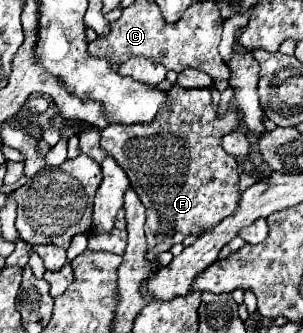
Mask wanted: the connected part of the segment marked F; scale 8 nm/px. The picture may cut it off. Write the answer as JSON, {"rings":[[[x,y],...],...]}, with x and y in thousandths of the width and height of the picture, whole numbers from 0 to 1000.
{"rings":[[[578,255],[551,273],[551,309],[525,351],[498,369],[446,369],[446,375],[360,375],[333,387],[333,447],[347,447],[386,495],[419,520],[432,562],[452,574],[465,610],[485,628],[479,700],[492,730],[512,730],[505,748],[485,754],[485,778],[512,778],[525,760],[558,754],[578,730],[604,730],[617,706],[670,706],[683,688],[703,688],[736,664],[756,640],[776,634],[789,610],[789,514],[776,477],[729,441],[736,399],[789,387],[789,339],[772,294],[756,306],[756,333],[743,351],[716,345],[716,321],[696,315],[696,267],[644,261],[611,267]]]}

